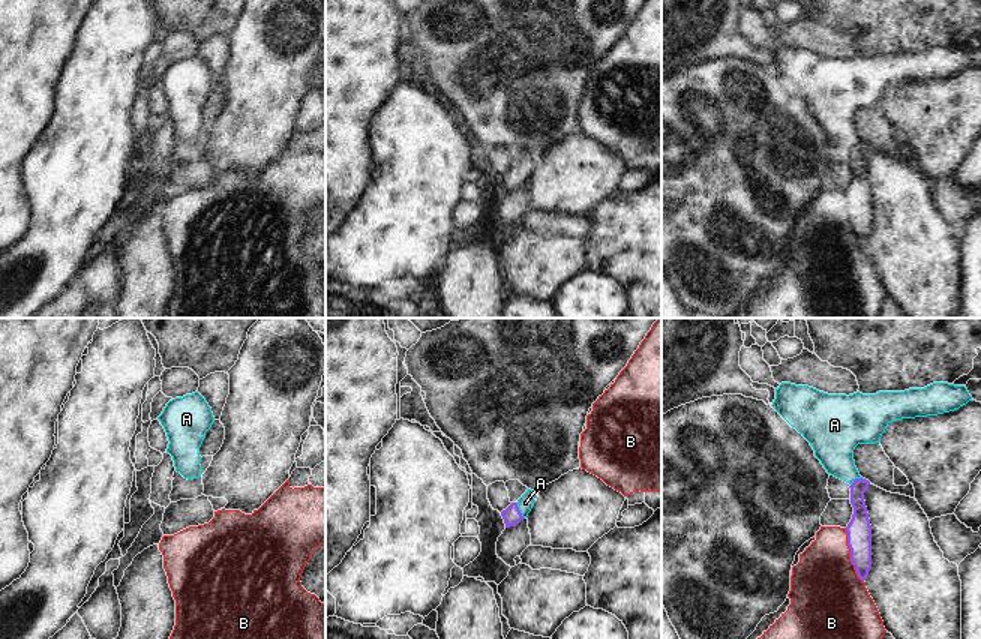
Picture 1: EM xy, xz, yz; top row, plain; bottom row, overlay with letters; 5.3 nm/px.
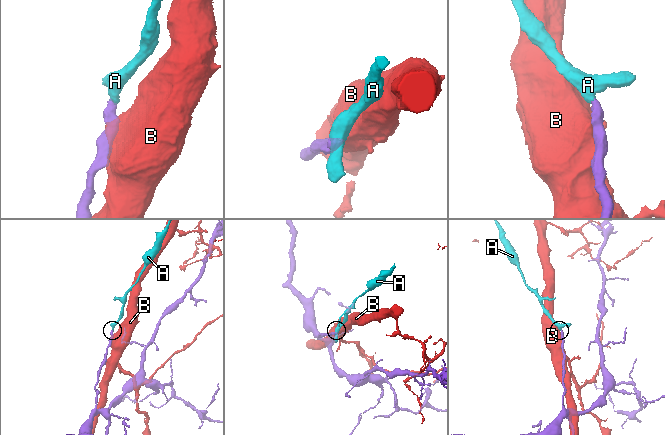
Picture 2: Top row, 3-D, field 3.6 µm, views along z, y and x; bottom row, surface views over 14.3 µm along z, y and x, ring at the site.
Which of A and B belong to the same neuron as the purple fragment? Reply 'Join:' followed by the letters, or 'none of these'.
Join: A.

